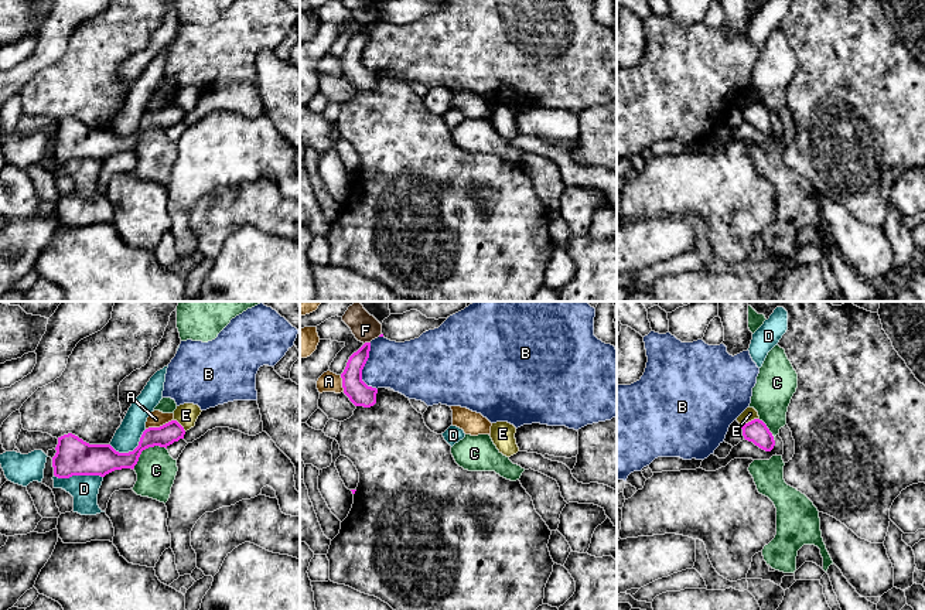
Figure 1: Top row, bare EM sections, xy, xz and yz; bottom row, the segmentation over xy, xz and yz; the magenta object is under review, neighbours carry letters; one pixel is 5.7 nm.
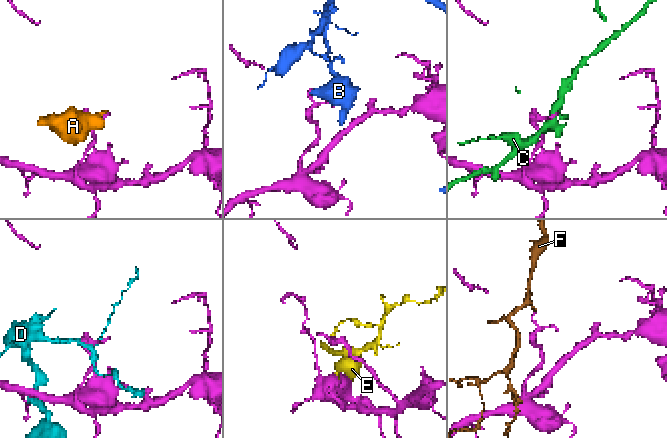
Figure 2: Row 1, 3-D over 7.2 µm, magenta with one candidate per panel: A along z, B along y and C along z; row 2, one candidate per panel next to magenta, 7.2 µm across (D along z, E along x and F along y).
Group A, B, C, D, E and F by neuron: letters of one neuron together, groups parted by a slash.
A / B / C / D / E / F

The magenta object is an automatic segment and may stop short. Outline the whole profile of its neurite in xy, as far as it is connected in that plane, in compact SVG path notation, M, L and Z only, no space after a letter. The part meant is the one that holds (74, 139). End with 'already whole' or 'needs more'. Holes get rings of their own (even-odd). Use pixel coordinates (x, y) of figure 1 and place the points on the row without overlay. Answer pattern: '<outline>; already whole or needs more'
M171 103L160 110L146 112L133 134L119 136L110 127L89 127L68 116L58 120L57 136L52 140L54 159L58 161L105 160L115 153L133 153L143 133L154 129L167 132L174 125L184 122L184 117L184 110L177 103Z; already whole

